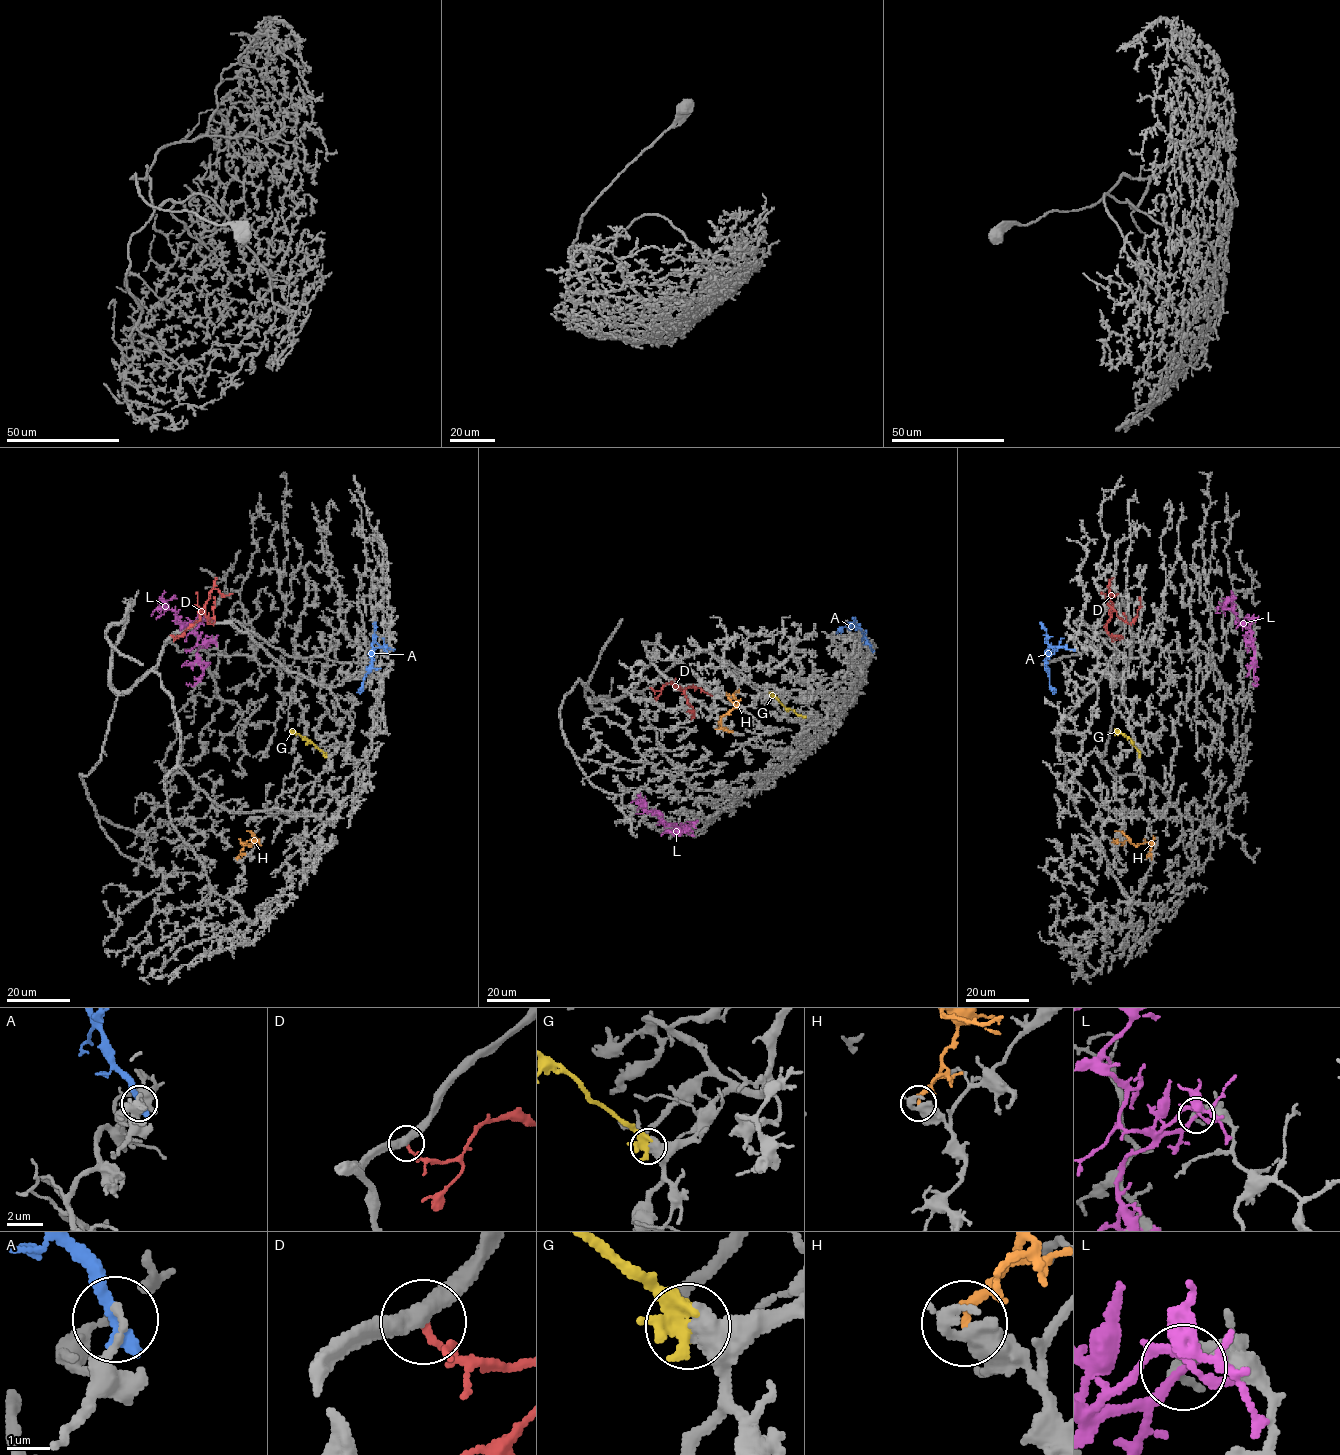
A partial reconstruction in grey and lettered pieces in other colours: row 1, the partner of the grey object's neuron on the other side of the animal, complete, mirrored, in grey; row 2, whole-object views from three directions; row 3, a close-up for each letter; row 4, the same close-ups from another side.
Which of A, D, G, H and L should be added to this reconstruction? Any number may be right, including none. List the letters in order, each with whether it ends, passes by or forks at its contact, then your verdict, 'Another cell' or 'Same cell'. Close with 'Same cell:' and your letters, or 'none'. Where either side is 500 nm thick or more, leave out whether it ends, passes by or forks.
A: It ends there. Another cell
D: It passes by. Another cell
G: Another cell
H: It passes by. Another cell
L: It ends there. Another cell
Same cell: none

